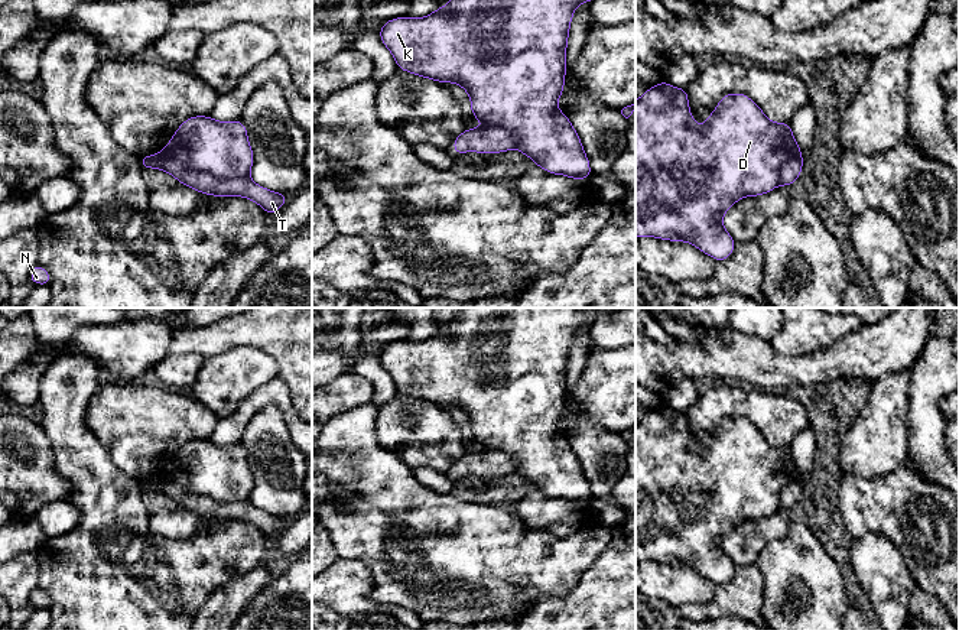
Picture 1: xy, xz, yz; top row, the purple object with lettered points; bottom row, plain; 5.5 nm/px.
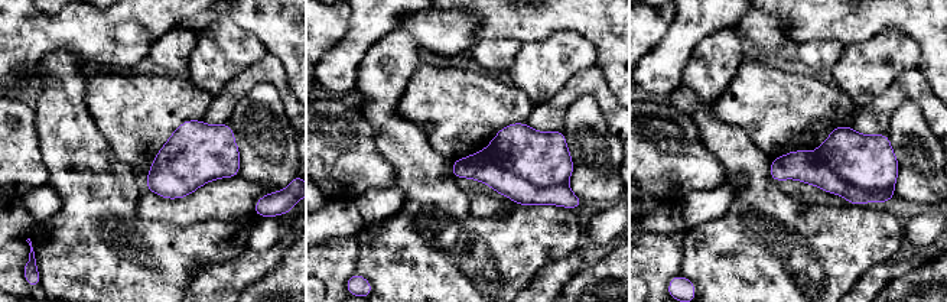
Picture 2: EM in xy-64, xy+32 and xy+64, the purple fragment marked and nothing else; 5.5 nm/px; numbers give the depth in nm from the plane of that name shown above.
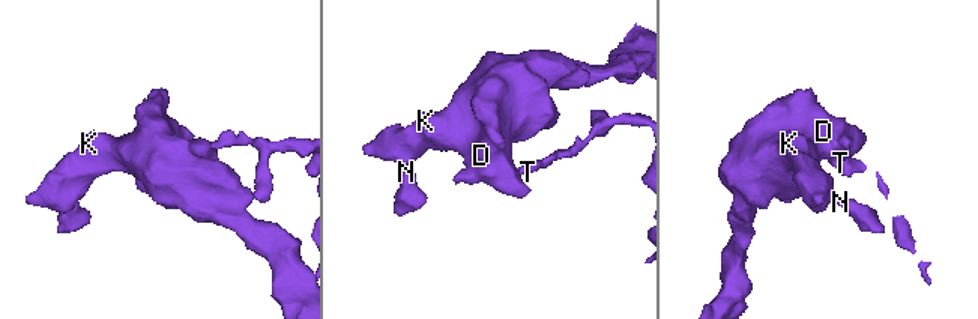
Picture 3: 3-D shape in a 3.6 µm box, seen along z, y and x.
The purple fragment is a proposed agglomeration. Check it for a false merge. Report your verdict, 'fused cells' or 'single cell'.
fused cells

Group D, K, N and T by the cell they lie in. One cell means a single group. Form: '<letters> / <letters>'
D K N / T

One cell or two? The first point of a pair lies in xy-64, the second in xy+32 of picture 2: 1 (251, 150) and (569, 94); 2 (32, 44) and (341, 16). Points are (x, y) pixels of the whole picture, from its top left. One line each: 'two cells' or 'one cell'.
1: two cells
2: one cell

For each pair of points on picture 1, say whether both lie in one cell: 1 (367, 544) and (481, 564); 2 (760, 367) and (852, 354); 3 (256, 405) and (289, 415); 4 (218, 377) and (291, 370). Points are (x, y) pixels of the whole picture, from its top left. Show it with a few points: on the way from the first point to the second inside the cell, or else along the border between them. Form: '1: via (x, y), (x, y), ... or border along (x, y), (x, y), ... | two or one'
1: via (383, 507), (405, 518), (460, 518), (462, 523) | one
2: via (783, 367), (829, 364) | one
3: via (265, 399), (276, 399), (283, 406) | one
4: border along (254, 347), (265, 351), (273, 360), (278, 374) | two

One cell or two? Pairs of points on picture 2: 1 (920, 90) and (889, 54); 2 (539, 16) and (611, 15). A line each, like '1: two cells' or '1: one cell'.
1: two cells
2: one cell

